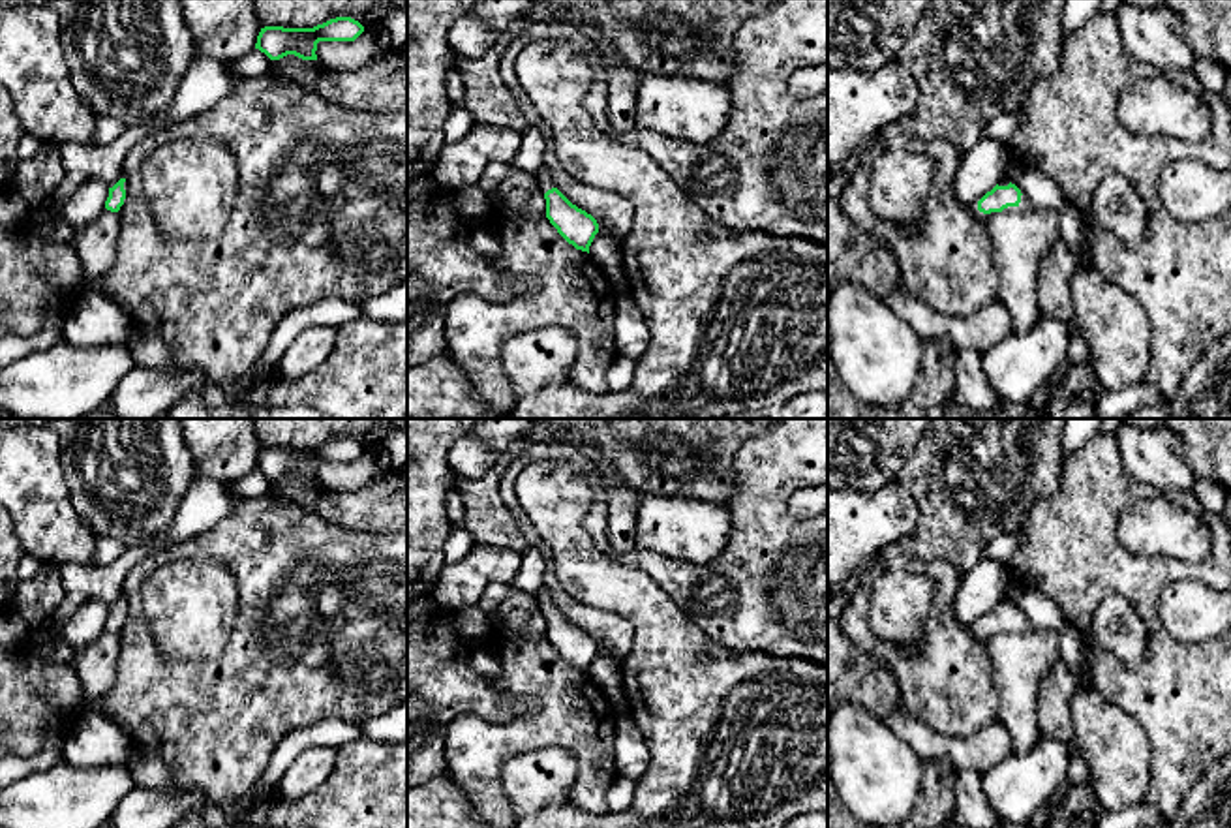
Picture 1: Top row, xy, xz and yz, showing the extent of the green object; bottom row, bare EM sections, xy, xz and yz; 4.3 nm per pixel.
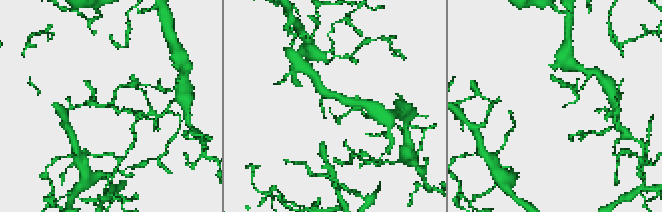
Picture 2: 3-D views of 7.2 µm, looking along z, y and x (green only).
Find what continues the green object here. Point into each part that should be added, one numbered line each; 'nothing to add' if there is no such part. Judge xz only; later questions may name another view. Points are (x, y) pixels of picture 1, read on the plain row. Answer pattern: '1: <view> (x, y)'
1: xz (543, 598)

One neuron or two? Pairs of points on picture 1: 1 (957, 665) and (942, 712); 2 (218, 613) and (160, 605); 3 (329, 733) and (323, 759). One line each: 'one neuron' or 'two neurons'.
1: one neuron
2: one neuron
3: two neurons

